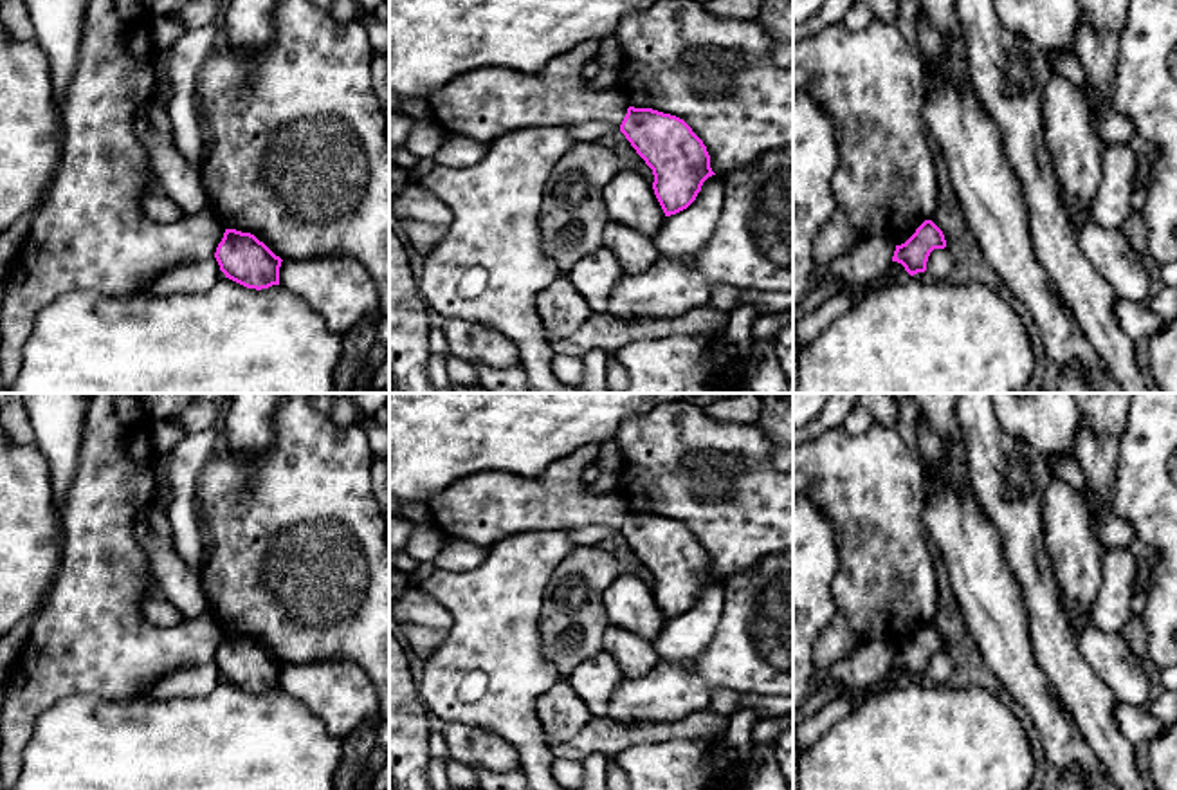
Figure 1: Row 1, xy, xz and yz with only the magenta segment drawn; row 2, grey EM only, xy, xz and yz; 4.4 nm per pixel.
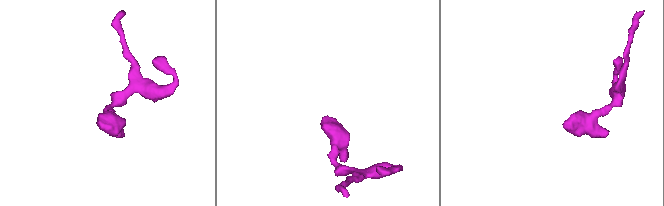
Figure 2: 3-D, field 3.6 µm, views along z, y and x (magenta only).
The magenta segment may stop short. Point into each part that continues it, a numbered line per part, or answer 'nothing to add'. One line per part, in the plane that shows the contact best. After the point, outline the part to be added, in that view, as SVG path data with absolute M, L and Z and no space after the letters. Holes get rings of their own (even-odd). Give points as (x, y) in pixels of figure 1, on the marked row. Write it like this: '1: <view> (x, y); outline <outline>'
nothing to add

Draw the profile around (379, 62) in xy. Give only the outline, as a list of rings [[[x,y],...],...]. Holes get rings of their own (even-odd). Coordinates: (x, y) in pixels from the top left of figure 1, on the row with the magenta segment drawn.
[[[373,52],[371,76],[373,76],[375,96],[380,101],[384,114],[388,114],[389,112],[389,58],[388,54]]]

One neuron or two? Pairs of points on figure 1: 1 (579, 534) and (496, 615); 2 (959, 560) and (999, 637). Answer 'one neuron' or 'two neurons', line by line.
1: two neurons
2: one neuron

